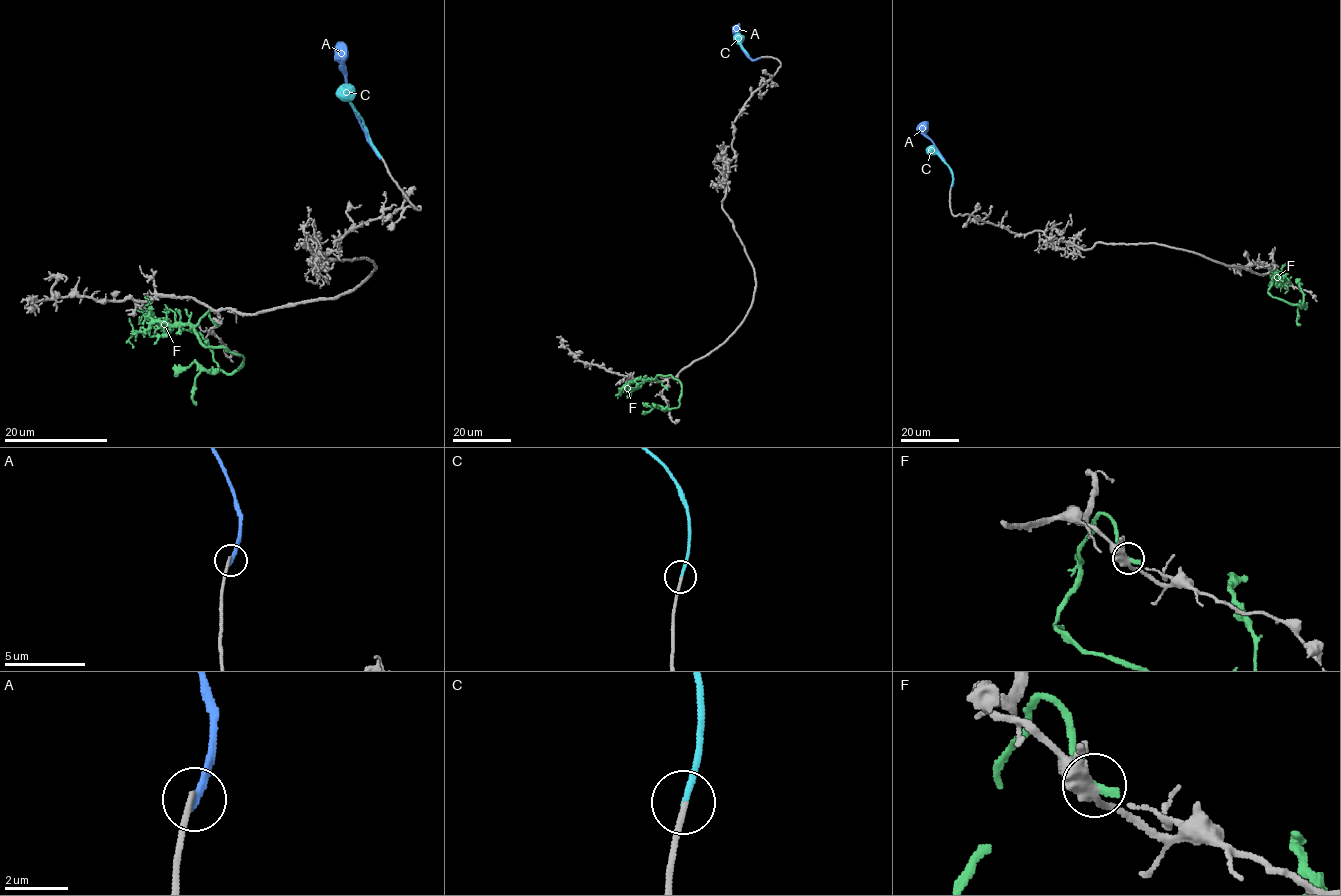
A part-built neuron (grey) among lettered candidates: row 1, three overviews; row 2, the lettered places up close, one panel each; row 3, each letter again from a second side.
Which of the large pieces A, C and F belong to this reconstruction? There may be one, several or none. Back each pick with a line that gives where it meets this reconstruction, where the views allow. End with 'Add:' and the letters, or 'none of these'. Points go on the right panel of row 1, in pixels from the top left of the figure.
C: Touches grey at (951, 185)
Add: C

